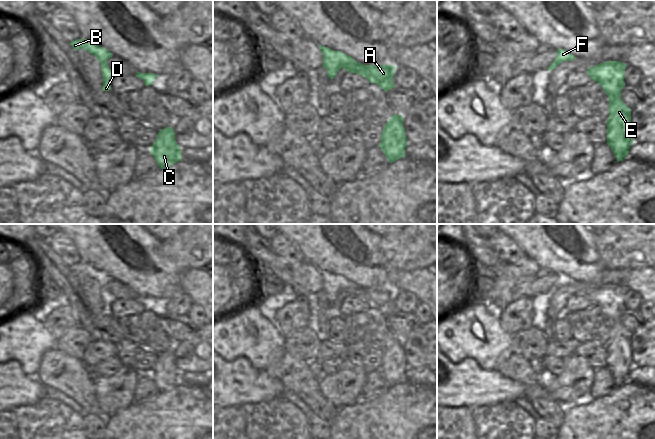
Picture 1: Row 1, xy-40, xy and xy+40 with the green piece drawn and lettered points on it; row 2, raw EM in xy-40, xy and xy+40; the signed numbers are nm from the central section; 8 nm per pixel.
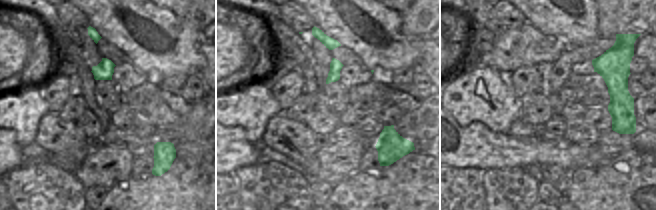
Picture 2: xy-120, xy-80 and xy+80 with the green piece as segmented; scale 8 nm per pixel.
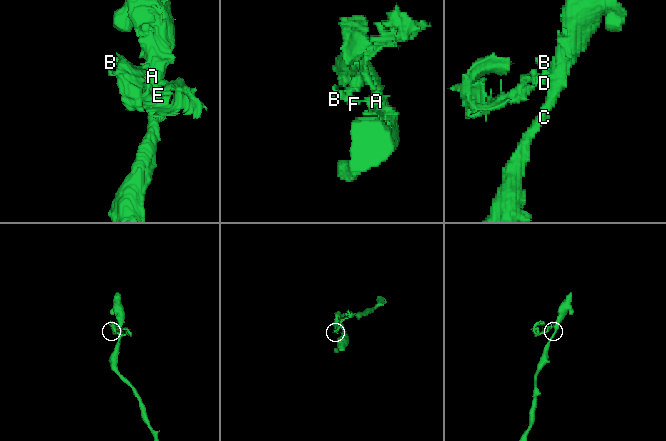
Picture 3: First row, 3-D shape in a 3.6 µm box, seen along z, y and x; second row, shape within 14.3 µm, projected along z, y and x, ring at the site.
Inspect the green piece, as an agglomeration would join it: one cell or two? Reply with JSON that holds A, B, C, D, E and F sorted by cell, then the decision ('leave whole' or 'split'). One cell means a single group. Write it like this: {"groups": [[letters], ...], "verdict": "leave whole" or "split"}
{"groups": [["A", "C", "E"], ["B", "D", "F"]], "verdict": "split"}

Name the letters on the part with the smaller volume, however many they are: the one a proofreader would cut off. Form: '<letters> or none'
B, D, F

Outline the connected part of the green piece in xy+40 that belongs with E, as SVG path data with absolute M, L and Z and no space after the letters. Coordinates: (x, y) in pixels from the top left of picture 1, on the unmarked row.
M606 285L587 294L589 301L603 312L609 322L607 368L617 386L625 383L633 367L631 333L621 324L626 290L620 285Z

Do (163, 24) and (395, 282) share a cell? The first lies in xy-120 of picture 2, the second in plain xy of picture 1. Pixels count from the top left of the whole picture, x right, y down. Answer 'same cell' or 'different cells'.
different cells

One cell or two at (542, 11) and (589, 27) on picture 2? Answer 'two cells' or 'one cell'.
one cell

